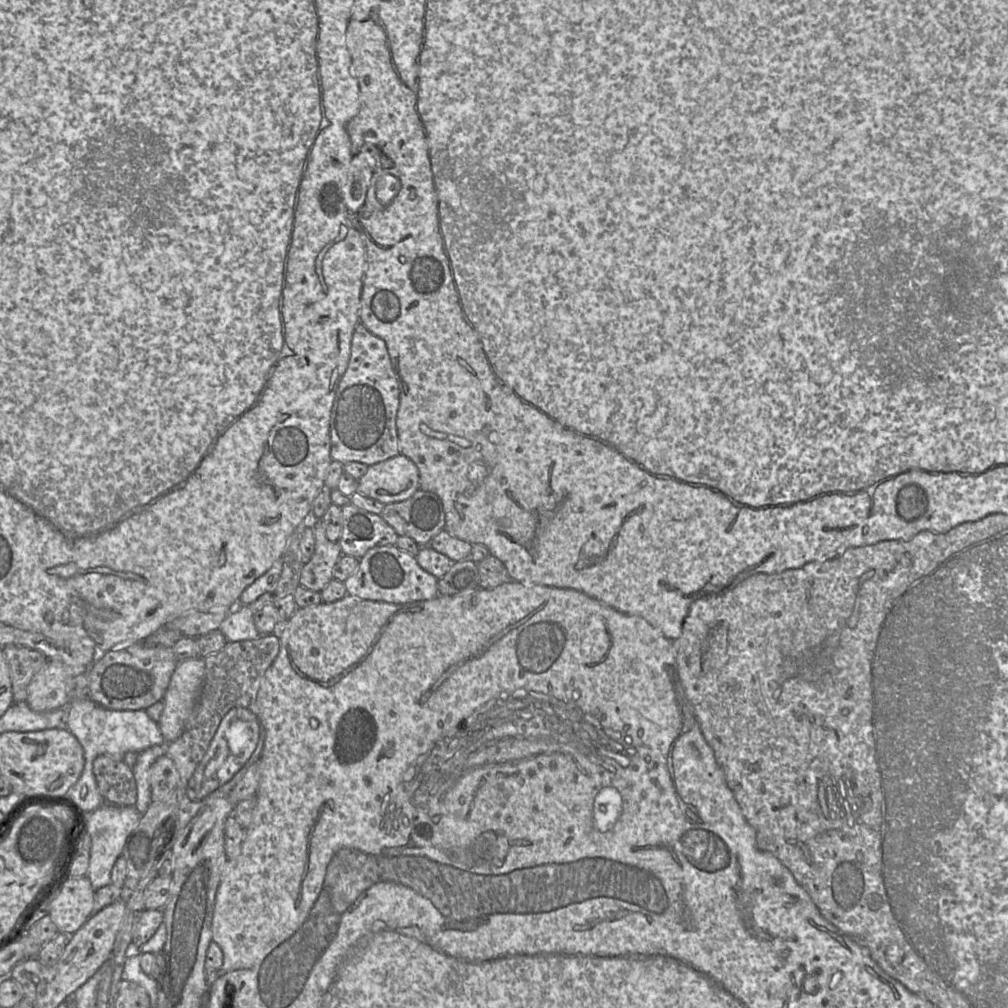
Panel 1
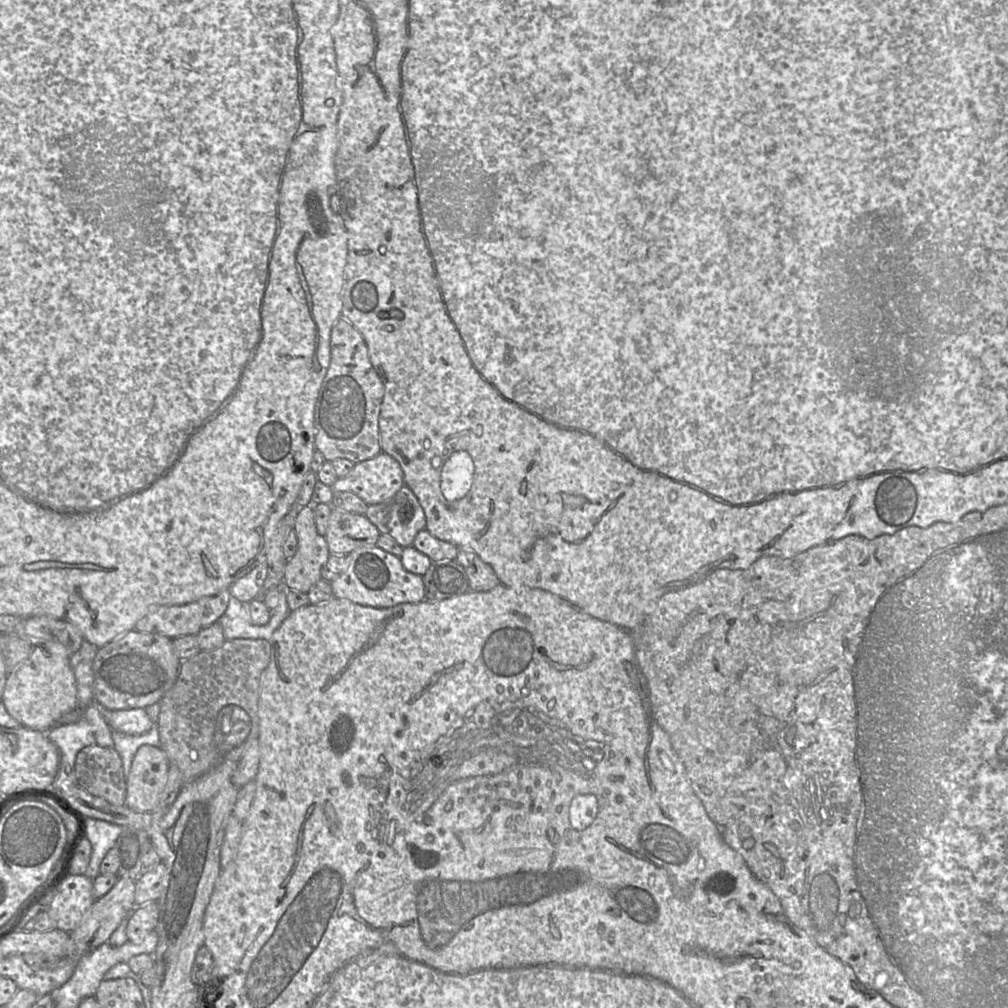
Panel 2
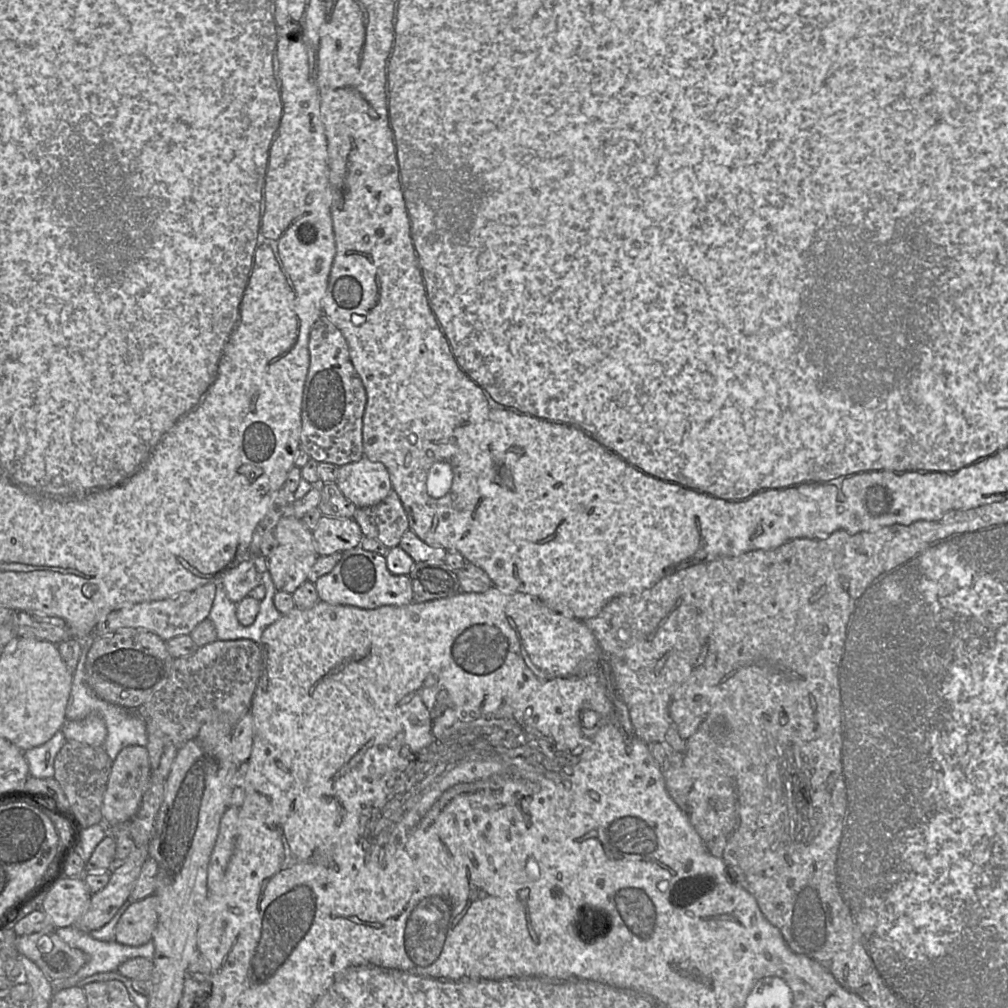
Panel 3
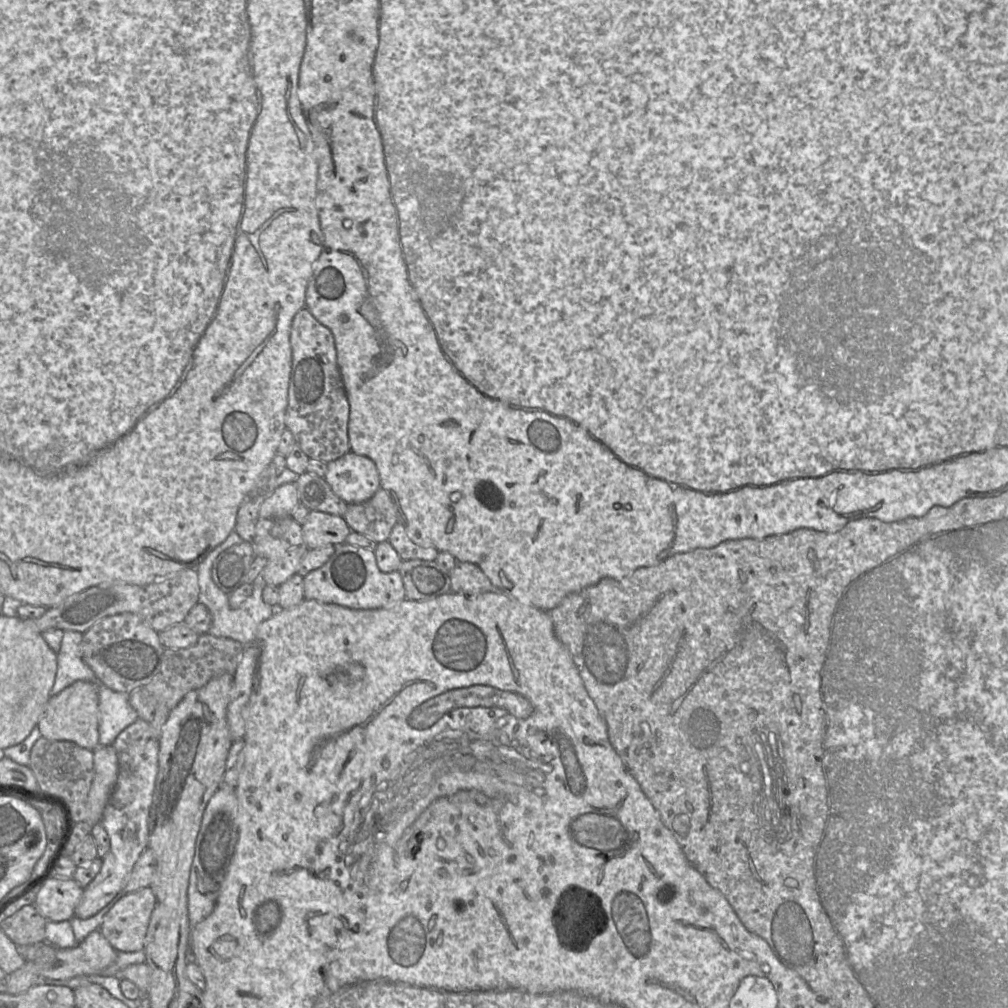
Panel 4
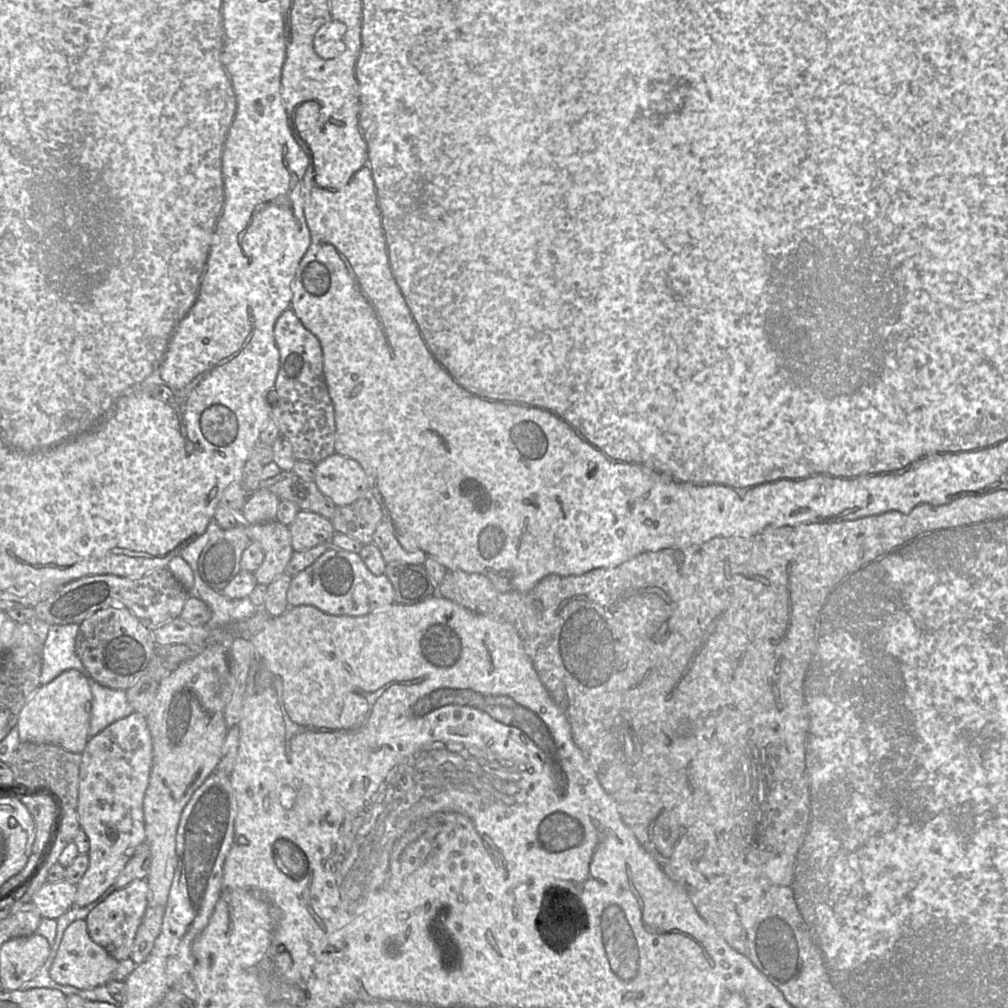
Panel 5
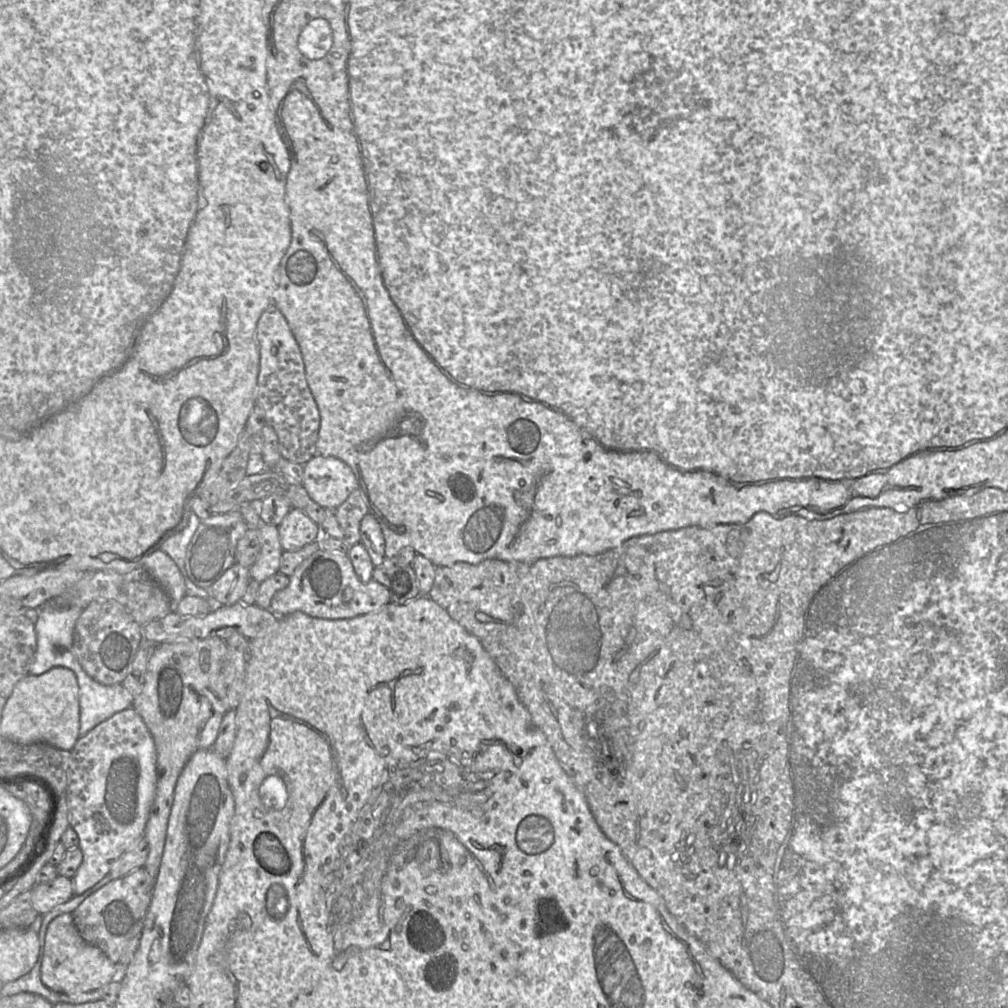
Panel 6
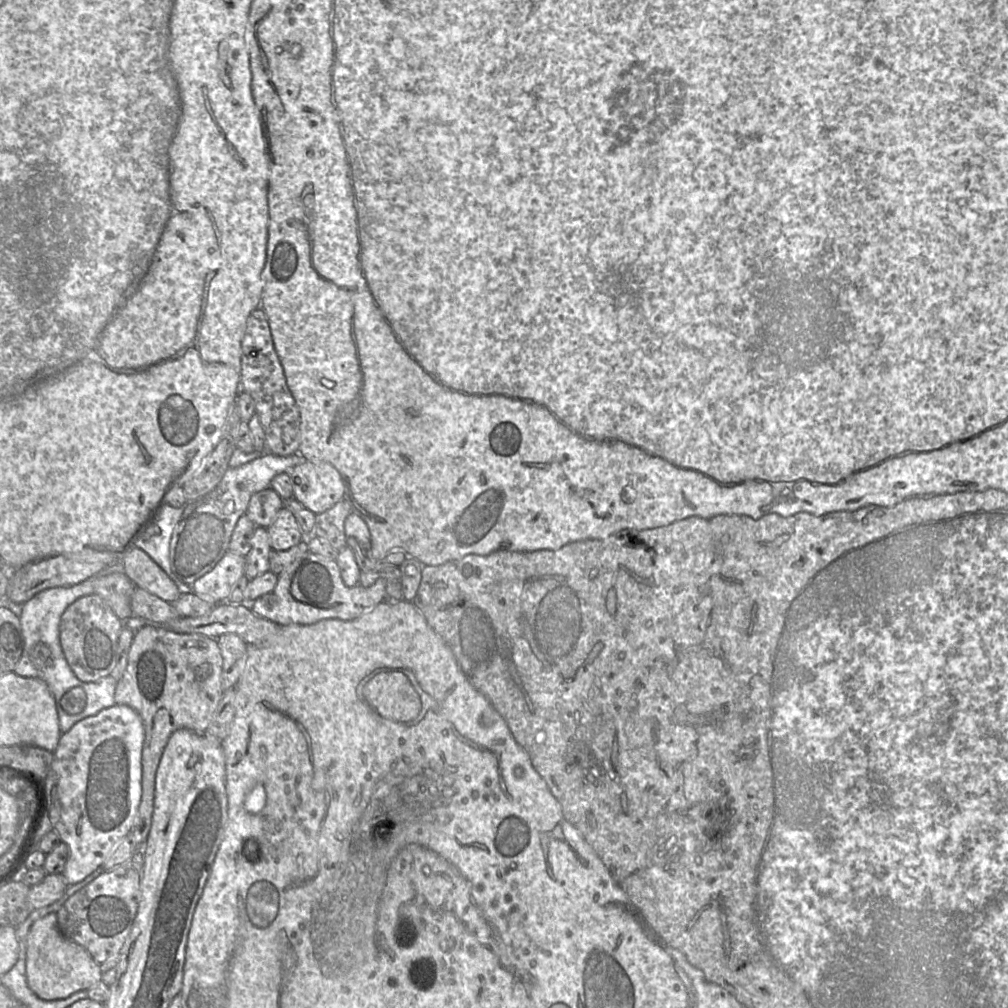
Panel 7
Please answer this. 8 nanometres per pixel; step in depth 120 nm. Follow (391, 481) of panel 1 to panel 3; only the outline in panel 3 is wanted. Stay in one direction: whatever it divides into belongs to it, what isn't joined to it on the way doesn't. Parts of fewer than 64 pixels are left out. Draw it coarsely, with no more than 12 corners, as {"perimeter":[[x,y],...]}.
{"perimeter":[[367,457],[339,466],[335,483],[357,508],[392,491],[386,466]]}

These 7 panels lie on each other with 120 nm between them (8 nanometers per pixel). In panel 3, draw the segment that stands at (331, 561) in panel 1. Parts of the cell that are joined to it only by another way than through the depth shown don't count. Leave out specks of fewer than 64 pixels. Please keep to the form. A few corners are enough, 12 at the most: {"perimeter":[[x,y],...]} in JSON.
{"perimeter":[[283,516],[266,557],[277,590],[292,594],[319,556],[302,519]]}

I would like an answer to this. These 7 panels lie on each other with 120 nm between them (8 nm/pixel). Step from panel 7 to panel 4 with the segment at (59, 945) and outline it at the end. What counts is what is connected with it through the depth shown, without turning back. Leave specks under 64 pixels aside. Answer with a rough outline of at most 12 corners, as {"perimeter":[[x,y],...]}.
{"perimeter":[[99,930],[72,948],[18,946],[40,978],[102,975],[117,957]]}

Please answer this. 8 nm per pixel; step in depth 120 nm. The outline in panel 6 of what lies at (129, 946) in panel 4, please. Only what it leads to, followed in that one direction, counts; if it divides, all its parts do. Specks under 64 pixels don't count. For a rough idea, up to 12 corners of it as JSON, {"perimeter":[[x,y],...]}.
{"perimeter":[[153,880],[110,881],[72,913],[81,937],[114,963],[140,936]]}

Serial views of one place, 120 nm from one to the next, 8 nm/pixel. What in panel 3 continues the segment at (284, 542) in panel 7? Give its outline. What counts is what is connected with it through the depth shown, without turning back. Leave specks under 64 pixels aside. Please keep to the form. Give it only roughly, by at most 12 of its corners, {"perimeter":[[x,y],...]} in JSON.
{"perimeter":[[323,514],[312,535],[319,555],[359,547],[353,518]]}

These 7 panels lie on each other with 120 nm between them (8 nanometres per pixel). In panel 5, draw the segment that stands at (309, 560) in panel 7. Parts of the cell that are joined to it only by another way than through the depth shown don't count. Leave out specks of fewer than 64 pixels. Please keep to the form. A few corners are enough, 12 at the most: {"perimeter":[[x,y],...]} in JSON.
{"perimeter":[[332,547],[292,577],[290,607],[364,616],[391,606],[388,577]]}

